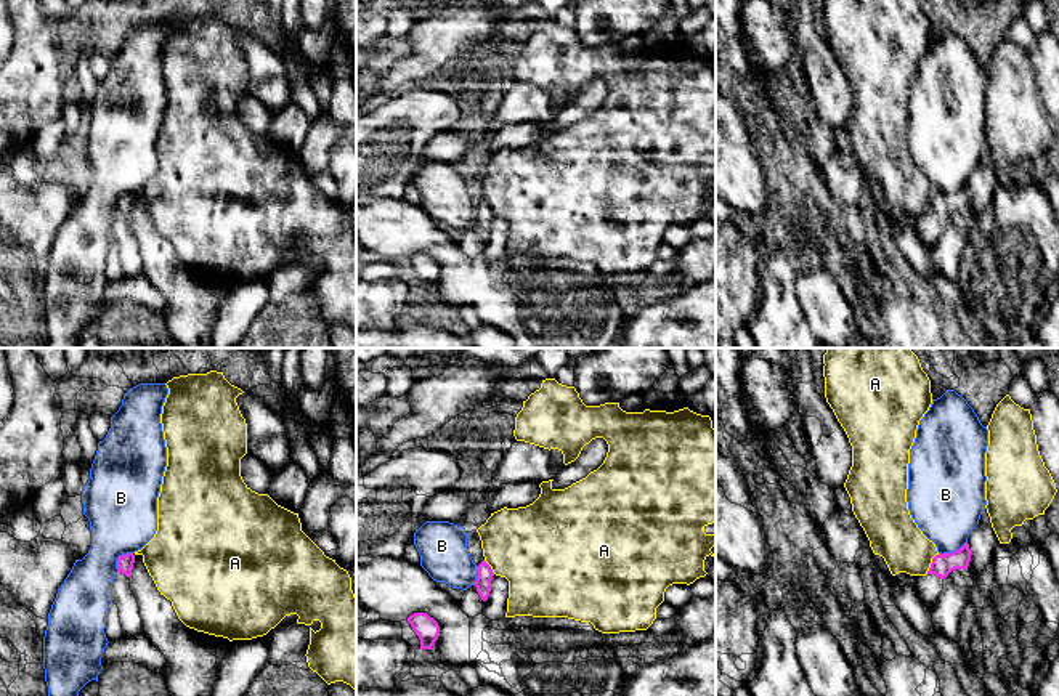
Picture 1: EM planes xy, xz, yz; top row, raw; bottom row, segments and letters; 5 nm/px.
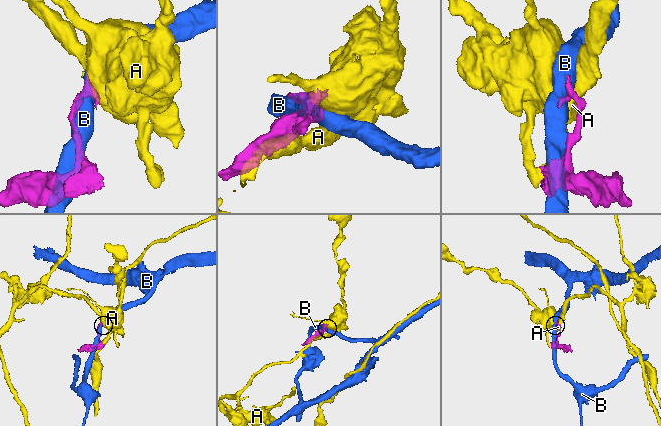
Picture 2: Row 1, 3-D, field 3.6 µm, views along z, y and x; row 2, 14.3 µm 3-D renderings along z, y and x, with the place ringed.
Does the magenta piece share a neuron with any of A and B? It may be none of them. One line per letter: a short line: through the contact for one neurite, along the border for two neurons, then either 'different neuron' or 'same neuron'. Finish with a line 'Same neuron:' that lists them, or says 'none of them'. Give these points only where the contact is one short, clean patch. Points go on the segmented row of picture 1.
A: line yz (939, 554), (933, 558), (925, 574); different neuron
B: different neuron
Same neuron: none of them

